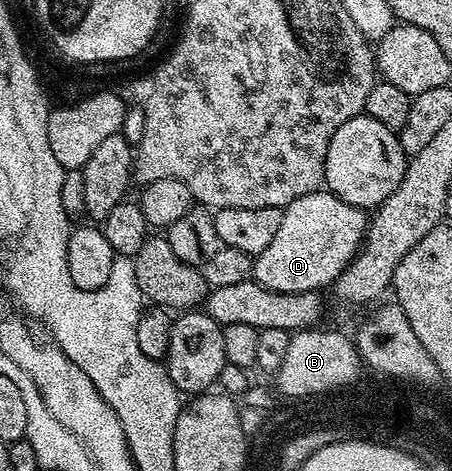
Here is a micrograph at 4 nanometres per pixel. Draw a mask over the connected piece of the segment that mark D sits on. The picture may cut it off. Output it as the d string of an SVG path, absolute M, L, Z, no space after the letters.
M324 189L307 196L299 196L299 200L291 200L291 204L282 209L279 228L271 244L253 258L252 281L258 282L263 288L284 294L324 291L324 286L332 287L337 277L357 257L358 250L365 240L366 227L367 214L362 207L347 204L342 198L336 198Z

